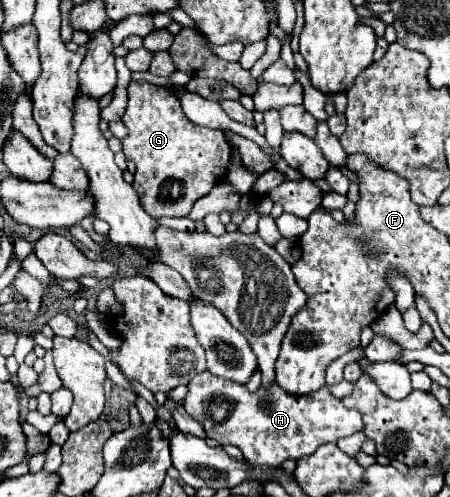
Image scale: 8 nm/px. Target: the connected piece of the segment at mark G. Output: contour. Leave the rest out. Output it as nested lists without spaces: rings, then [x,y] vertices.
[[[131,82],[129,88],[129,104],[123,114],[123,124],[129,130],[129,136],[123,140],[123,154],[135,162],[135,180],[133,188],[139,194],[141,206],[147,214],[153,218],[163,216],[187,216],[193,208],[193,204],[209,194],[209,190],[225,176],[225,170],[229,166],[231,158],[231,146],[223,134],[223,130],[211,130],[193,124],[179,104],[177,94],[171,90],[165,90],[163,86],[155,86],[149,82]]]

